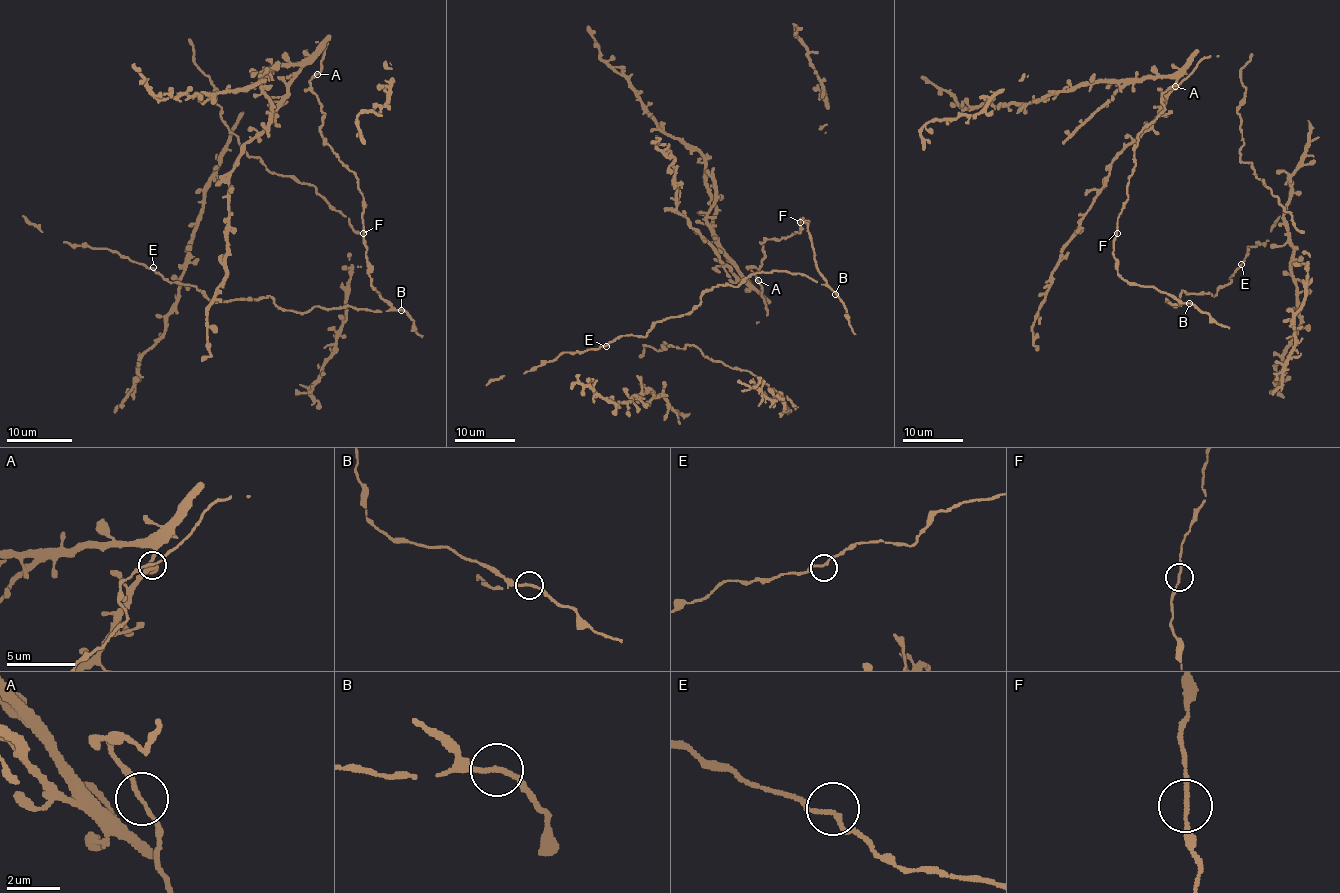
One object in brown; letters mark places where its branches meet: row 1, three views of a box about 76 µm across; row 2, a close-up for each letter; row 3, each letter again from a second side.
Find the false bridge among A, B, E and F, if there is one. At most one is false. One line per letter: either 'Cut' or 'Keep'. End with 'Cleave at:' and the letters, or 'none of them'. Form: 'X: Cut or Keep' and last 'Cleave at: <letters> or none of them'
A: Keep
B: Keep
E: Keep
F: Keep
Cleave at: none of them

